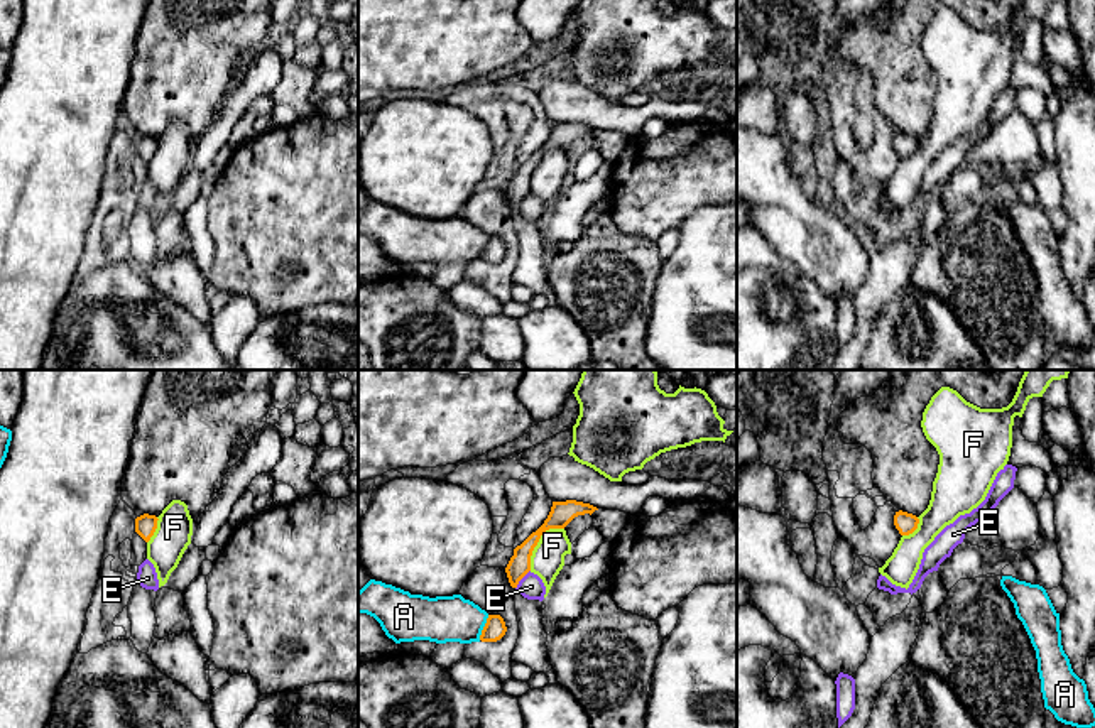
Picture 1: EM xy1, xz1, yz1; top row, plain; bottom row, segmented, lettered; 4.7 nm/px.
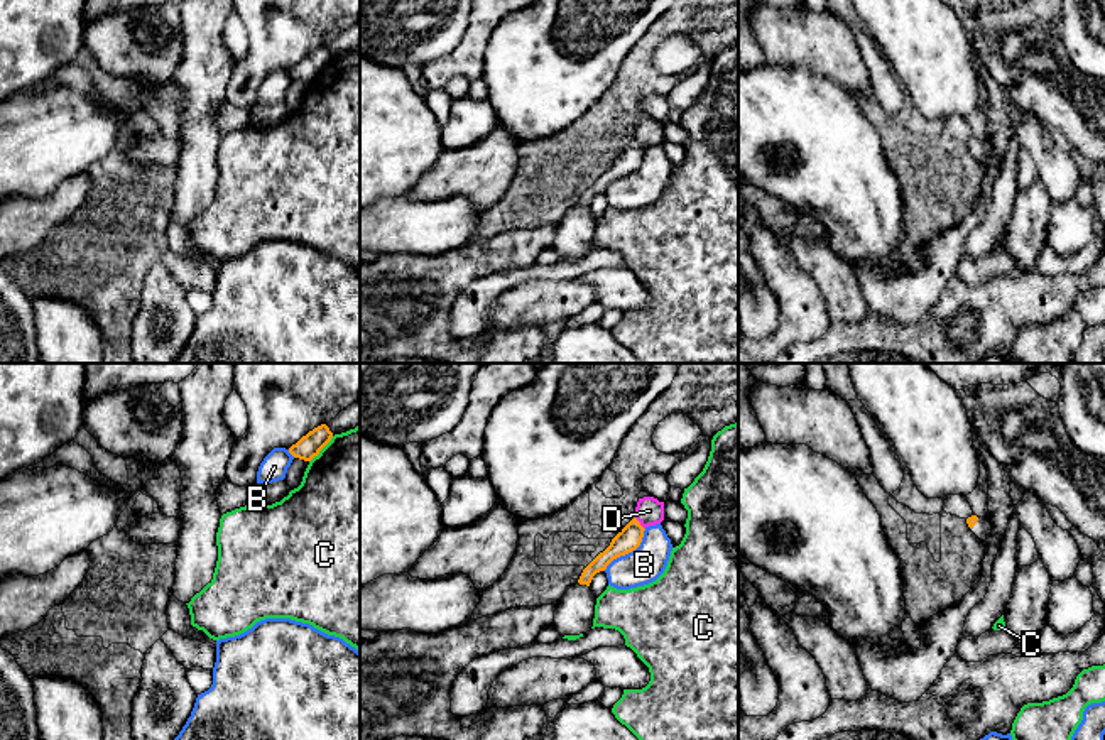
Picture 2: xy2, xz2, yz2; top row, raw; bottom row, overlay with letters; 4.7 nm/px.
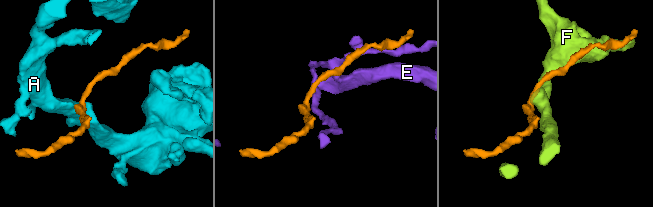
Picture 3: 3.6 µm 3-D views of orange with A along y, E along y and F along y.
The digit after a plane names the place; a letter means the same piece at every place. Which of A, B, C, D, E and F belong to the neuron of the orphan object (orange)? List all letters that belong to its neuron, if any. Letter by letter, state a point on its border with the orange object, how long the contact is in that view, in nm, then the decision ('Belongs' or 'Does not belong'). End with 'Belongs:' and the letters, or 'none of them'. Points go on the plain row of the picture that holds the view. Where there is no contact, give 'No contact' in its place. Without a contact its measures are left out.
A: Touches orange at xz1 (484, 249). Shared border 130 nm. Does not belong
B: Touches orange at xz2 (629, 173). Shared border 280 nm. Does not belong
C: Touches orange at xy2 (321, 70). Shared border 170 nm. Does not belong
D: Touches orange at xz2 (639, 146). Shared border 80 nm. Does not belong
E: Touches orange at xz1 (521, 200). Shared border 120 nm. Does not belong
F: Touches orange at xz1 (538, 162). Shared border 260 nm. Does not belong
Belongs: none of them

